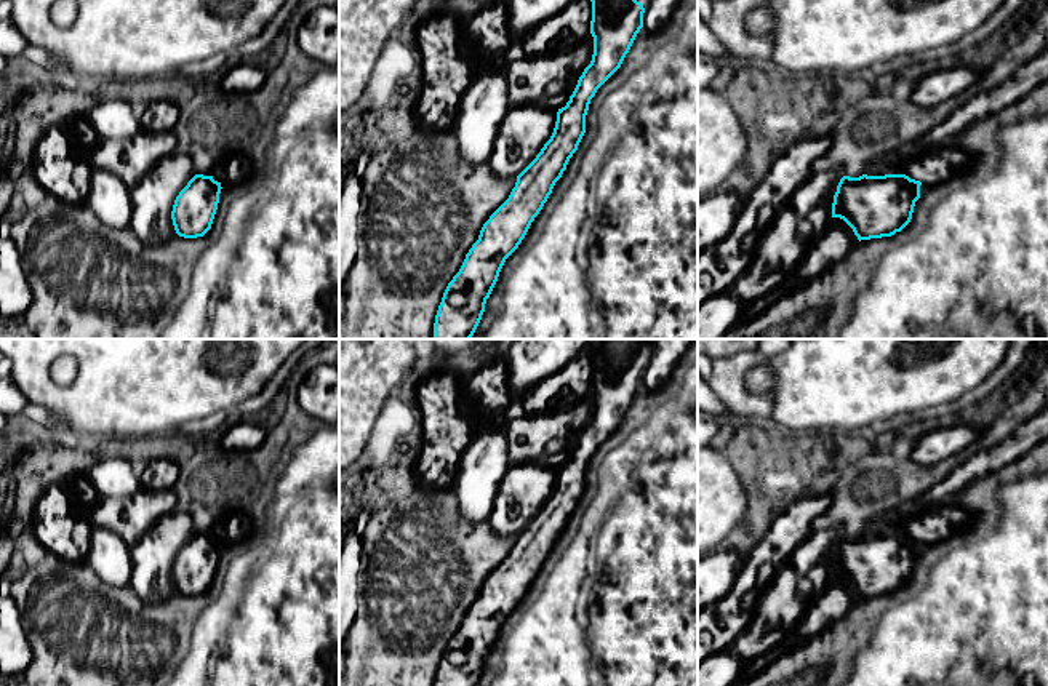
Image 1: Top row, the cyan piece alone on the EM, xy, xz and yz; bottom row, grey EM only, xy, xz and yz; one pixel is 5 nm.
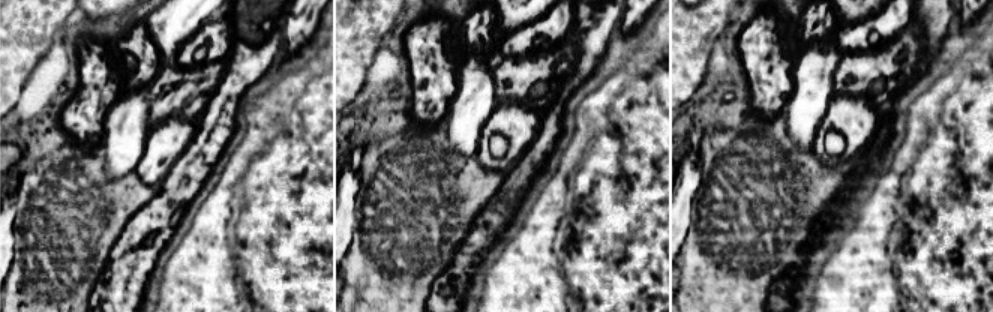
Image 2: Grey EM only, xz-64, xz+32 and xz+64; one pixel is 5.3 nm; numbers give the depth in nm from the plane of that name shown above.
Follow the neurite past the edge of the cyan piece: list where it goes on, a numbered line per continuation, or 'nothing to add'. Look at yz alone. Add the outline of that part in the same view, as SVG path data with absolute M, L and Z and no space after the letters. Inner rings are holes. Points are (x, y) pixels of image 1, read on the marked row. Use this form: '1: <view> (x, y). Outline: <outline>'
nothing to add

